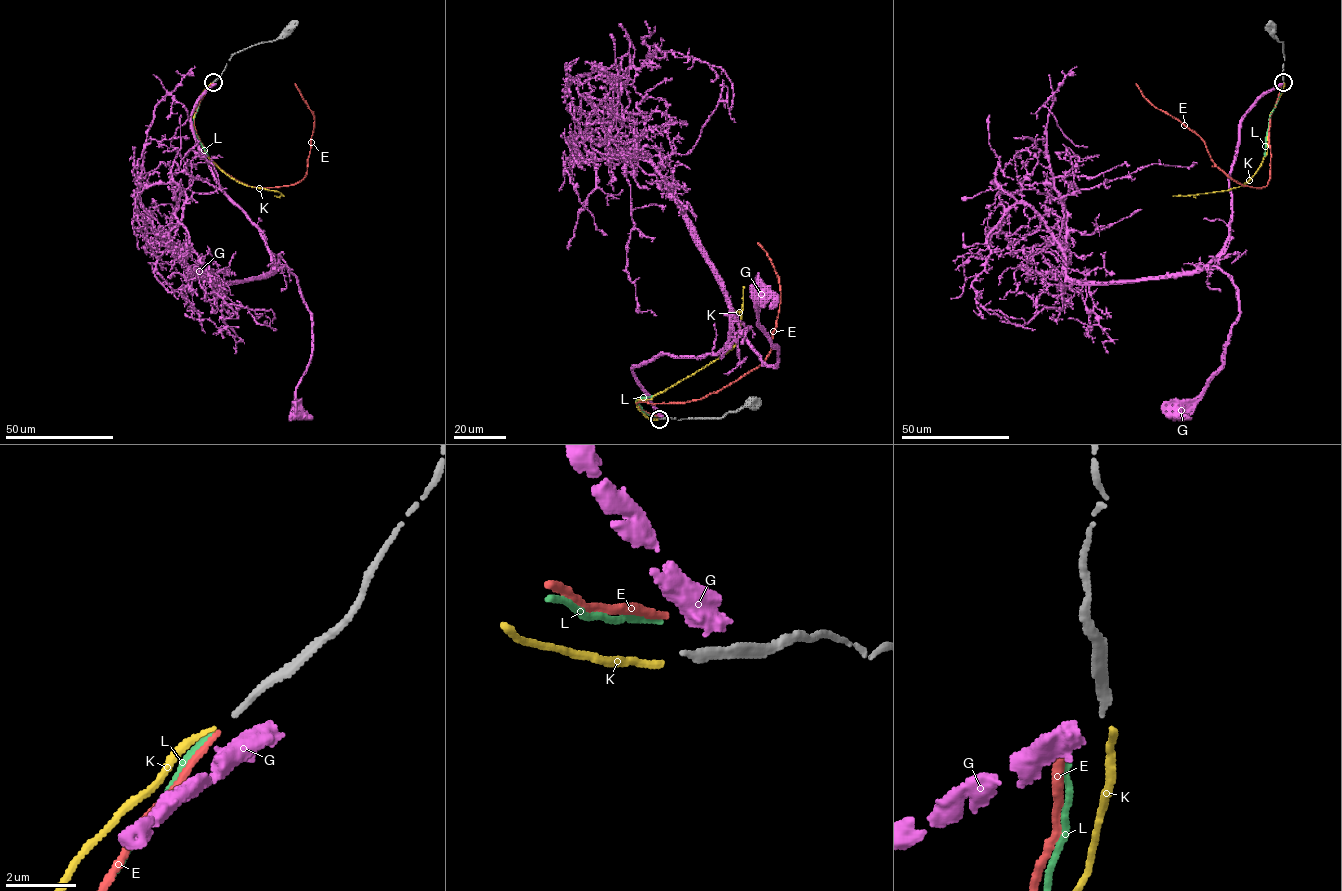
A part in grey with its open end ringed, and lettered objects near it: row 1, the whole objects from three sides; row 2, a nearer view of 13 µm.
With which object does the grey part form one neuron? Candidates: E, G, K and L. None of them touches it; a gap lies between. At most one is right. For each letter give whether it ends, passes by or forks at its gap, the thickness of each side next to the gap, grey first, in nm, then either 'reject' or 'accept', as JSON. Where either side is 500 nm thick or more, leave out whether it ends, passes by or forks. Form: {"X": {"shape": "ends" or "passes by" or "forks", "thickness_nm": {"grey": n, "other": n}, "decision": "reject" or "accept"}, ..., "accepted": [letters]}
{"E": {"shape": "ends", "thickness_nm": {"grey": 190, "other": 160}, "decision": "reject"}, "G": {"thickness_nm": {"grey": 190, "other": 700}, "decision": "reject"}, "K": {"shape": "ends", "thickness_nm": {"grey": 190, "other": 200}, "decision": "reject"}, "L": {"shape": "ends", "thickness_nm": {"grey": 190, "other": 140}, "decision": "reject"}, "accepted": []}

